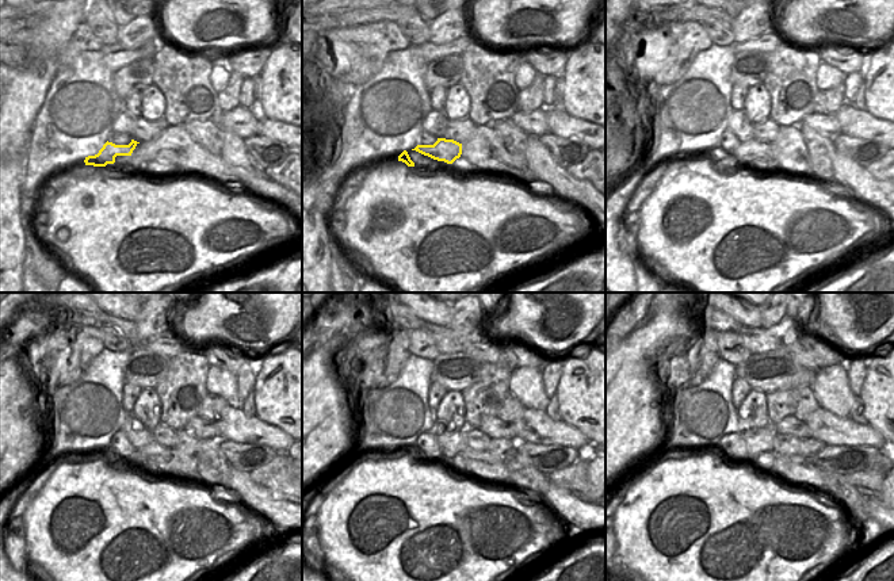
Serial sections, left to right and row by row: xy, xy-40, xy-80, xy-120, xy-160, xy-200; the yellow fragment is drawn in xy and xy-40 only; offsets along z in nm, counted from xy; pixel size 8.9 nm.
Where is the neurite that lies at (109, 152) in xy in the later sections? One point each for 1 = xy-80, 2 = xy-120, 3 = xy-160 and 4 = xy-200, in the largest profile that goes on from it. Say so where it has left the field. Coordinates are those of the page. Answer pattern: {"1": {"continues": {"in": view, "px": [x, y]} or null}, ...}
{"1": {"continues": {"in": "xy-80", "px": [745, 152]}}, "2": {"continues": {"in": "xy-120", "px": [165, 458]}}, "3": {"continues": {"in": "xy-160", "px": [485, 466]}}, "4": {"continues": {"in": "xy-200", "px": [793, 467]}}}

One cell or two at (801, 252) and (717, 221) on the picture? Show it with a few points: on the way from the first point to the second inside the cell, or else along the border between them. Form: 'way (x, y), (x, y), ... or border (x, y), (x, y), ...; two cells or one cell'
way (780, 236), (737, 236); one cell

